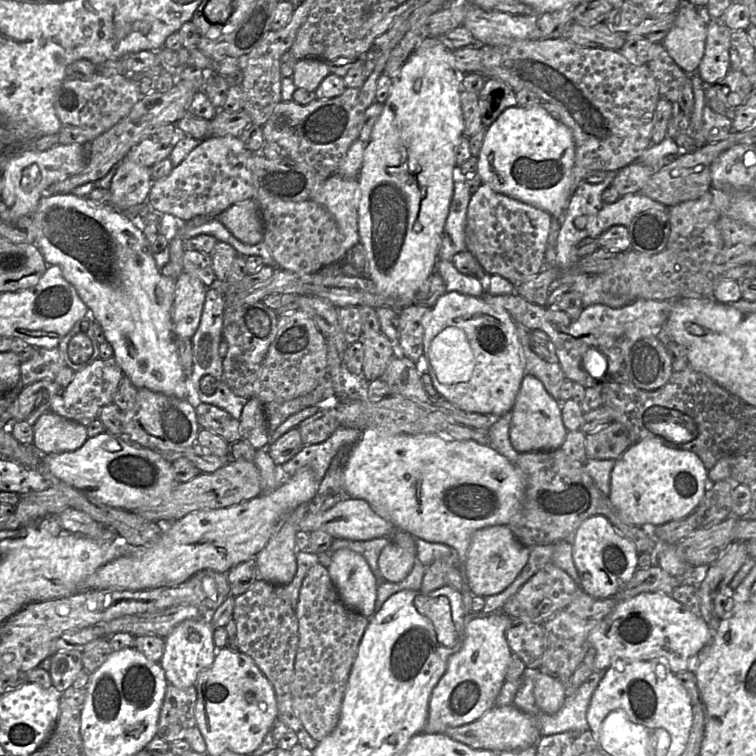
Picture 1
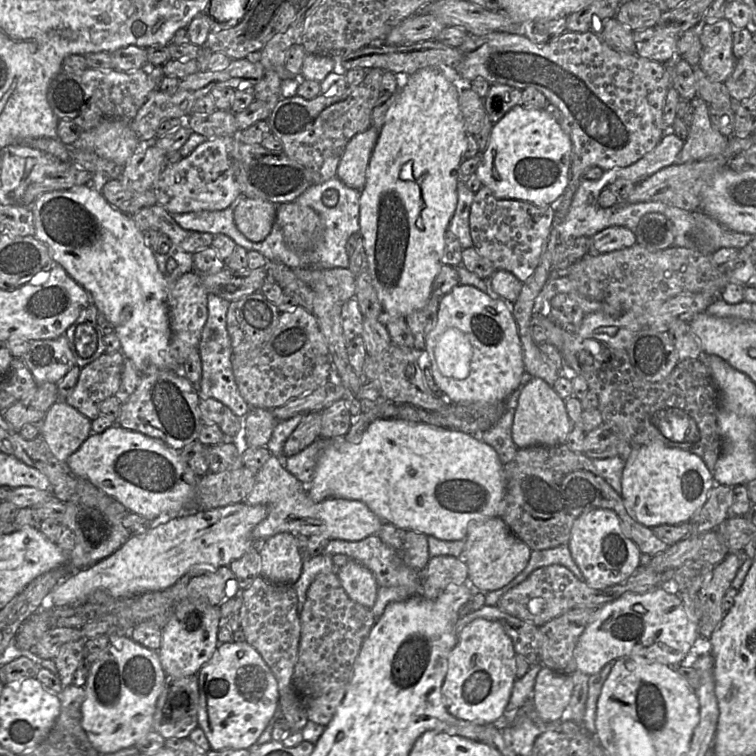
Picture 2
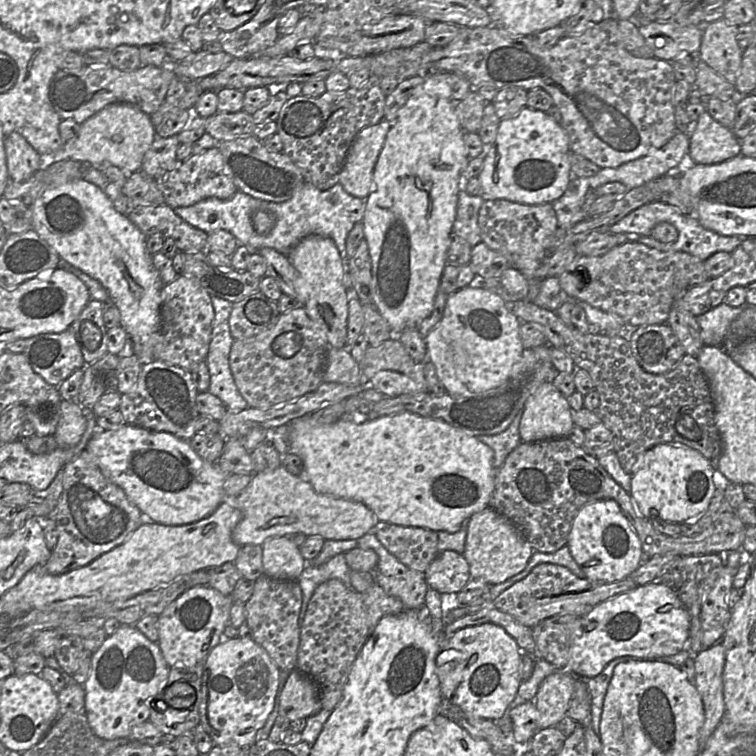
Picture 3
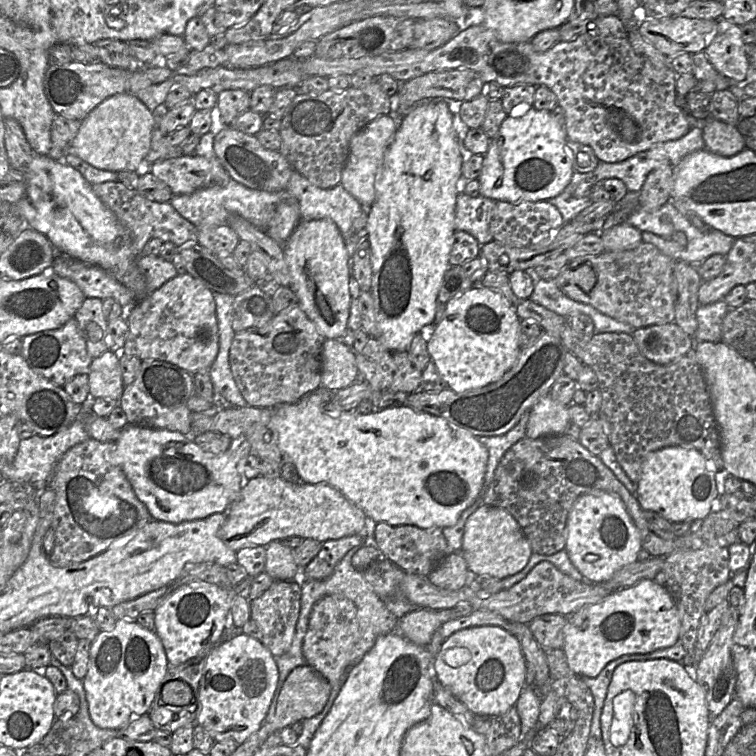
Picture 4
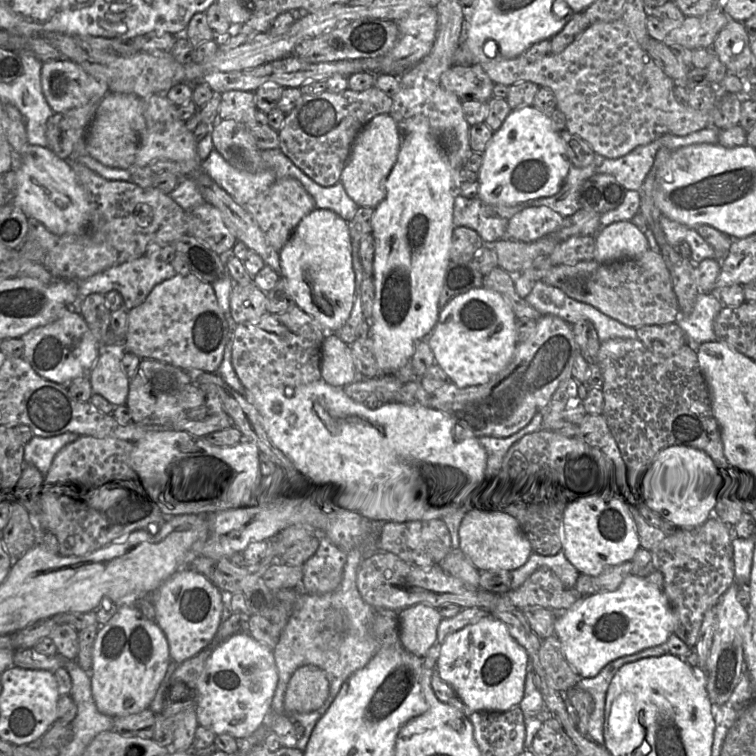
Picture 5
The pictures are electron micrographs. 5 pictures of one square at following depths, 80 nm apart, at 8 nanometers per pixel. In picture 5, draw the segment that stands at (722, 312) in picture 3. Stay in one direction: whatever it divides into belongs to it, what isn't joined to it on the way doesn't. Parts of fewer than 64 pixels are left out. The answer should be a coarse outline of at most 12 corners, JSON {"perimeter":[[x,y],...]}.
{"perimeter":[[717,292],[698,293],[675,323],[695,351],[716,340],[713,322],[723,307]]}

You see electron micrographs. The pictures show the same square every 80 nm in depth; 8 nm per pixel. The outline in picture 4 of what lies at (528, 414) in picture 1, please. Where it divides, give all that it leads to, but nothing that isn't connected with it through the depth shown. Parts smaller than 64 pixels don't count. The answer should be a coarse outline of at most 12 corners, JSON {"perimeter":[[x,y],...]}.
{"perimeter":[[548,394],[529,411],[526,437],[564,435],[568,407]]}

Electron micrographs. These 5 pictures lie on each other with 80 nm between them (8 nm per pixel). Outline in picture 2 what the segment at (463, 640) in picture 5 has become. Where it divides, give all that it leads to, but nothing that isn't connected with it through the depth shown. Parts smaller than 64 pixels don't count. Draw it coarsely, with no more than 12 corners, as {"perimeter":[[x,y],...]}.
{"perimeter":[[478,618],[459,632],[441,687],[449,714],[502,717],[517,679],[513,642]]}

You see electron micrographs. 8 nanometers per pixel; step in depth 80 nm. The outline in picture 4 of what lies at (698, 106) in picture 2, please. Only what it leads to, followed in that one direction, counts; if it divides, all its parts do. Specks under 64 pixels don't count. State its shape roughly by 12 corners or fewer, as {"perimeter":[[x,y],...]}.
{"perimeter":[[700,122],[704,149],[731,157],[746,148],[735,125]]}

